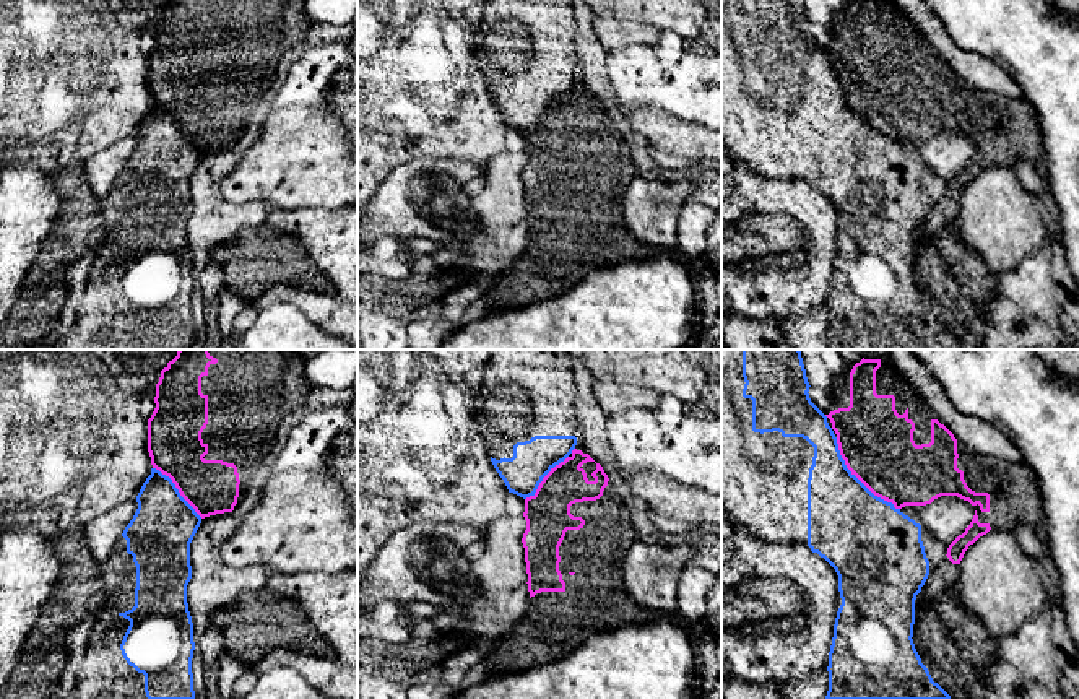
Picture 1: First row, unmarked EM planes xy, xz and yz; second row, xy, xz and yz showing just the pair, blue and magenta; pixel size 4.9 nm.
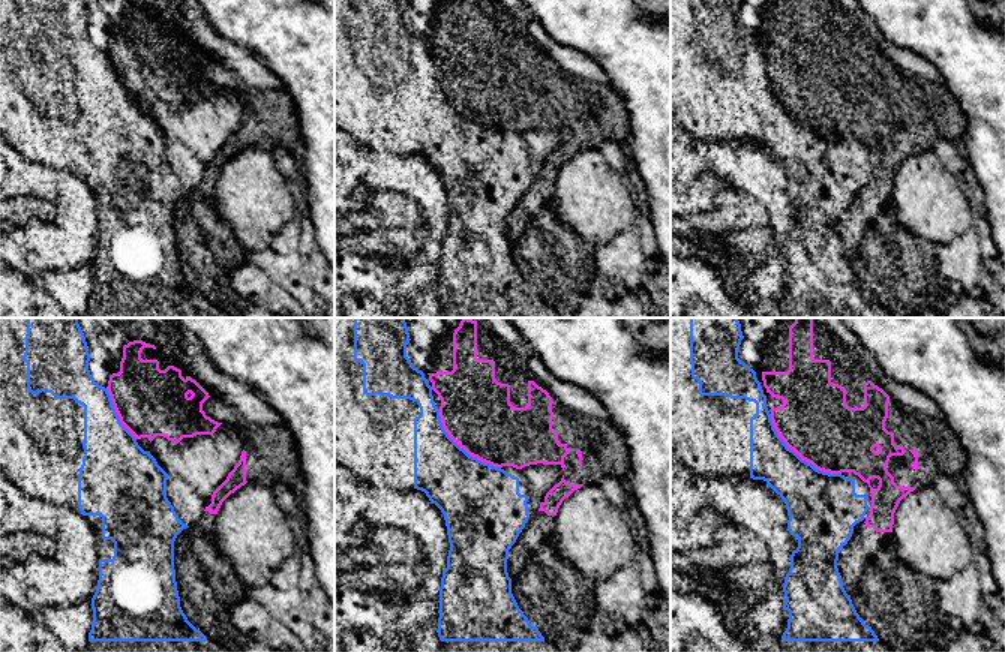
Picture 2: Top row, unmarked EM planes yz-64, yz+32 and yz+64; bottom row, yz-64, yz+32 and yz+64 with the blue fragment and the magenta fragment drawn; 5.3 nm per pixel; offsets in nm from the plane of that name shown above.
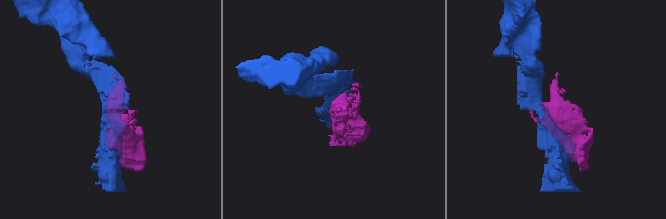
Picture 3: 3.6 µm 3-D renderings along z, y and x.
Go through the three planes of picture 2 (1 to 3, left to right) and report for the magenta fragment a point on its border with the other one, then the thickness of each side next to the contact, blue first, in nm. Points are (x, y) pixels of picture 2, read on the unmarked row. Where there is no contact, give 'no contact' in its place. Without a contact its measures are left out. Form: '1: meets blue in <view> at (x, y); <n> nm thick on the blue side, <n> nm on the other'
1: meets blue in yz-64 at (116, 78); 320 nm thick on the blue side, 360 nm on the other
2: meets blue in yz+32 at (462, 113); 360 nm thick on the blue side, 380 nm on the other
3: meets blue in yz+64 at (797, 119); 300 nm thick on the blue side, 380 nm on the other

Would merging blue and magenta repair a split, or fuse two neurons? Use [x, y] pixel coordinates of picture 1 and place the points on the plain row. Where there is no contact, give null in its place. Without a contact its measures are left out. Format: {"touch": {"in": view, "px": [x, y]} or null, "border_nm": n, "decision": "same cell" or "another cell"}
{"touch": {"in": "yz", "px": [857, 114]}, "border_nm": 480, "decision": "another cell"}

